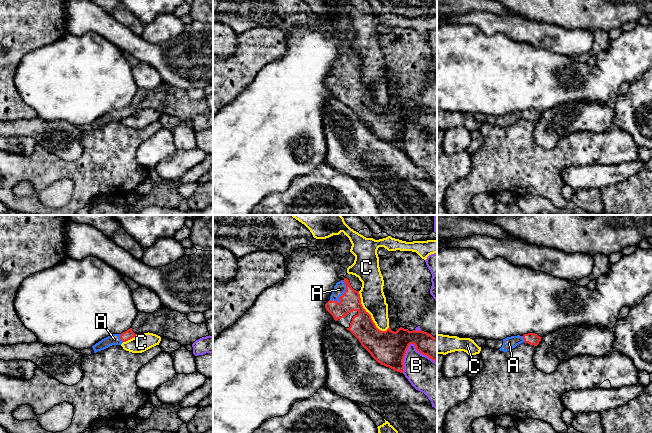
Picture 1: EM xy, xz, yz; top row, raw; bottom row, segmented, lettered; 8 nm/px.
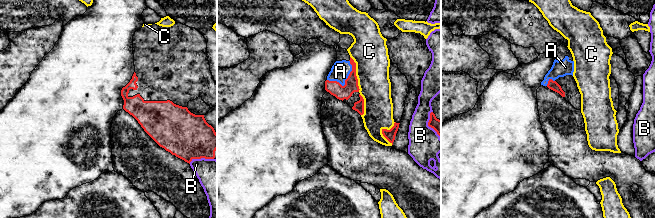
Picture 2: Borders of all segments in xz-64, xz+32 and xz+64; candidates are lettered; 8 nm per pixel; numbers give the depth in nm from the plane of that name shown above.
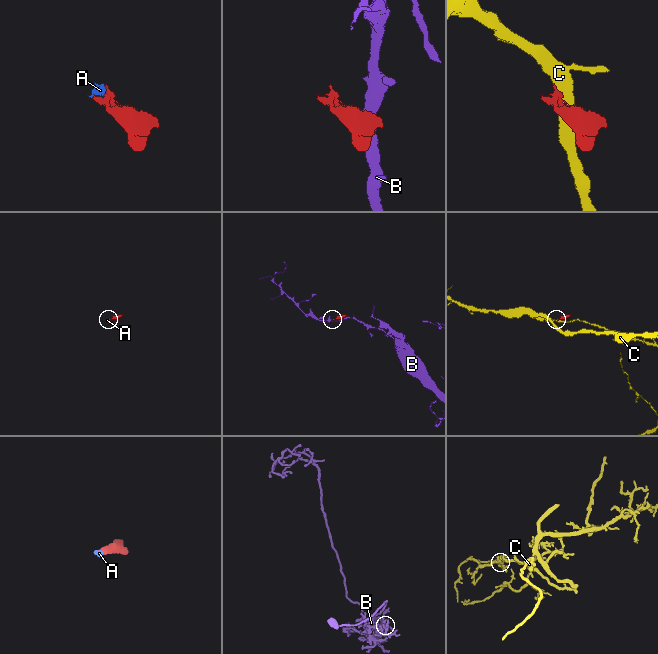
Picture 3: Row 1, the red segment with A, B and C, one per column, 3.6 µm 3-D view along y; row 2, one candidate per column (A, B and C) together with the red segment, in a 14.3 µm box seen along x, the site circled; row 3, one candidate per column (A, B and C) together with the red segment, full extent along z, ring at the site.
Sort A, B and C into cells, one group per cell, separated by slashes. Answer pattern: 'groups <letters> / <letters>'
groups A / B / C

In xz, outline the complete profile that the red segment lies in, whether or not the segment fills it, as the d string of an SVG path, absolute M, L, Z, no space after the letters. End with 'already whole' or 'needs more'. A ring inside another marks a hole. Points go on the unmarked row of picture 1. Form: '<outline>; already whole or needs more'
M400 26L378 33L384 56L383 68L385 73L392 73L396 79L400 104L394 108L390 102L386 107L376 103L371 91L361 80L359 67L362 58L348 49L334 62L330 76L325 80L326 86L335 97L349 106L381 141L403 149L403 137L410 120L414 120L417 127L437 139L437 78L430 70L432 50L425 36L416 28Z; needs more

